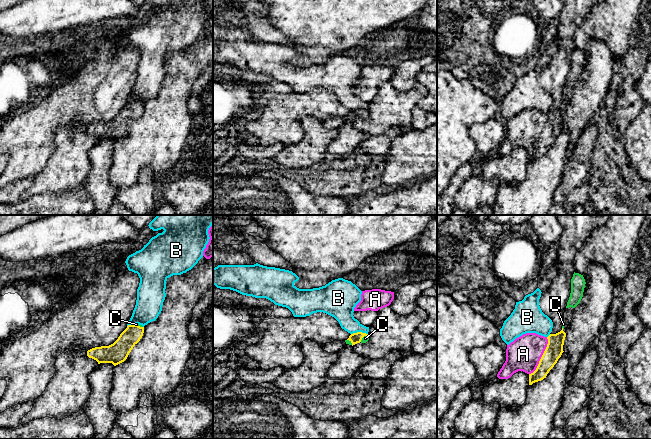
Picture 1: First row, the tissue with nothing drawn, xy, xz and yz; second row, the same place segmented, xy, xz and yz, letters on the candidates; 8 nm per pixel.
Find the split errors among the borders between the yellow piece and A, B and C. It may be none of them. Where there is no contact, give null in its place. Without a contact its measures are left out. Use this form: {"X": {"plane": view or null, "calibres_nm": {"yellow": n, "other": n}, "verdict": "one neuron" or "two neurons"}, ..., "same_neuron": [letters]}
{"A": {"plane": "yz", "calibres_nm": {"yellow": 140, "other": 280}, "verdict": "two neurons"}, "B": {"plane": "xz", "calibres_nm": {"yellow": 90, "other": 200}, "verdict": "two neurons"}, "C": {"plane": "xz", "calibres_nm": {"yellow": 90, "other": 50}, "verdict": "one neuron"}, "same_neuron": ["C"]}

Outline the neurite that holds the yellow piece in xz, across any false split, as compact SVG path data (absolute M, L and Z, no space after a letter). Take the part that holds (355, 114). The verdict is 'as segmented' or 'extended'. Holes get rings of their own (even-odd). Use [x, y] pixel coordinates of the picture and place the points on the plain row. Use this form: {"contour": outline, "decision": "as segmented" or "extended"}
{"contour": "M357 108L353 109L349 112L347 116L345 116L346 120L349 121L355 121L357 119L366 119L369 116L368 110L362 109L362 108Z", "decision": "extended"}

